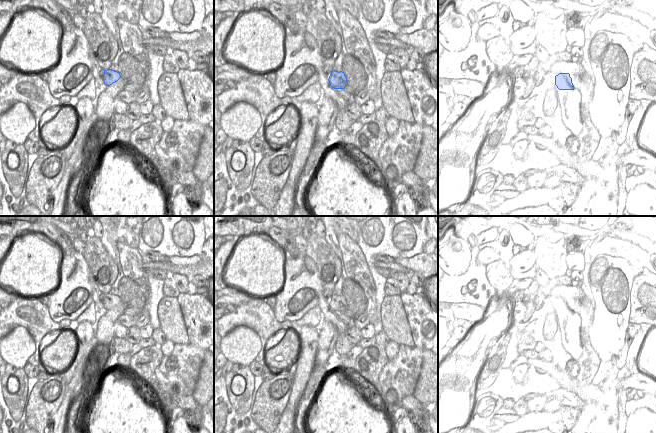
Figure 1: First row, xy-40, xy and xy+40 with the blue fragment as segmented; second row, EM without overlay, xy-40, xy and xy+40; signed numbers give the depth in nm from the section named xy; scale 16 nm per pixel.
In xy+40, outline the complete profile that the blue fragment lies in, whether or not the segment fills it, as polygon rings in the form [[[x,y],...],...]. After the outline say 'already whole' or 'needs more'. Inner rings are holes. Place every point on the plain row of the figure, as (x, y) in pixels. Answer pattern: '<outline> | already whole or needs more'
[[[559,297],[555,300],[555,309],[559,314],[574,314],[572,302],[569,297]]] | already whole

